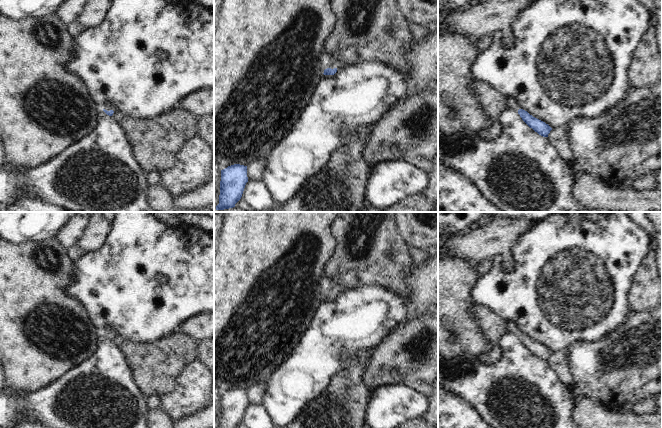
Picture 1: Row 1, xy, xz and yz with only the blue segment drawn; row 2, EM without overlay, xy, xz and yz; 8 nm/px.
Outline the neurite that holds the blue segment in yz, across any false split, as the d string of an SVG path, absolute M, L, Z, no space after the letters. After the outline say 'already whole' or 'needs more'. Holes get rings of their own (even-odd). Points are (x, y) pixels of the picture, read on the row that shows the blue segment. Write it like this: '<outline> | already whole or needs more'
M509 99L508 108L517 111L522 120L539 135L548 137L548 134L552 130L548 124L533 117L527 111L521 109L519 105L511 99Z | needs more

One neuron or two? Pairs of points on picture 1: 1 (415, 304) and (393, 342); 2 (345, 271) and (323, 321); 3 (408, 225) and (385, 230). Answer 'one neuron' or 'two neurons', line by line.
1: two neurons
2: two neurons
3: two neurons

